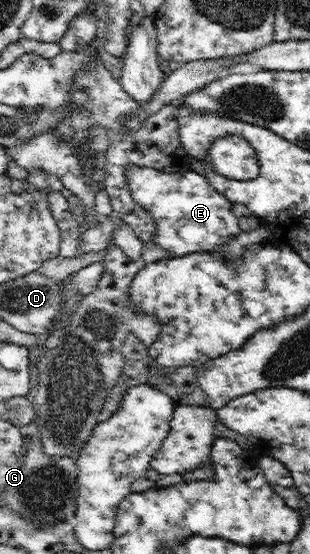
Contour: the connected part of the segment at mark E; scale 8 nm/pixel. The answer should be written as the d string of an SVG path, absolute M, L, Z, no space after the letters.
M131 167L127 173L127 182L129 182L129 190L133 194L133 199L155 219L157 227L155 227L155 235L151 241L175 256L209 252L216 245L229 243L241 231L238 218L232 211L231 202L218 193L203 174L192 170L187 173L167 174L153 168Z

